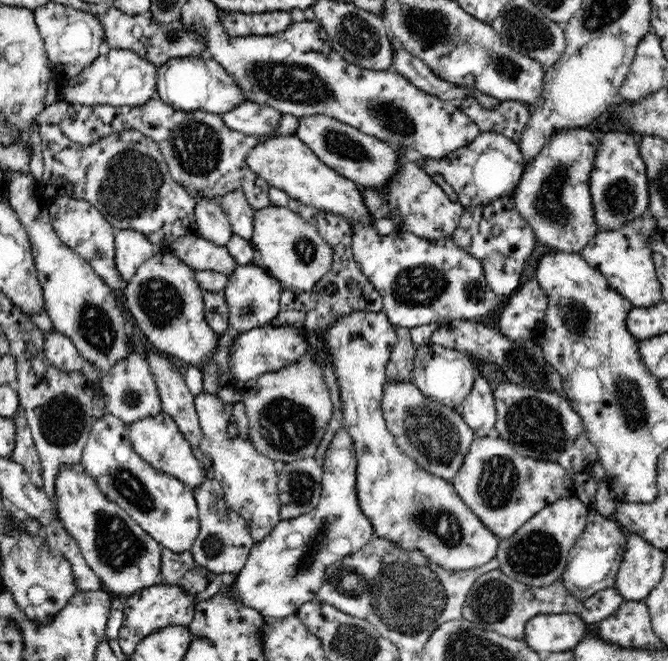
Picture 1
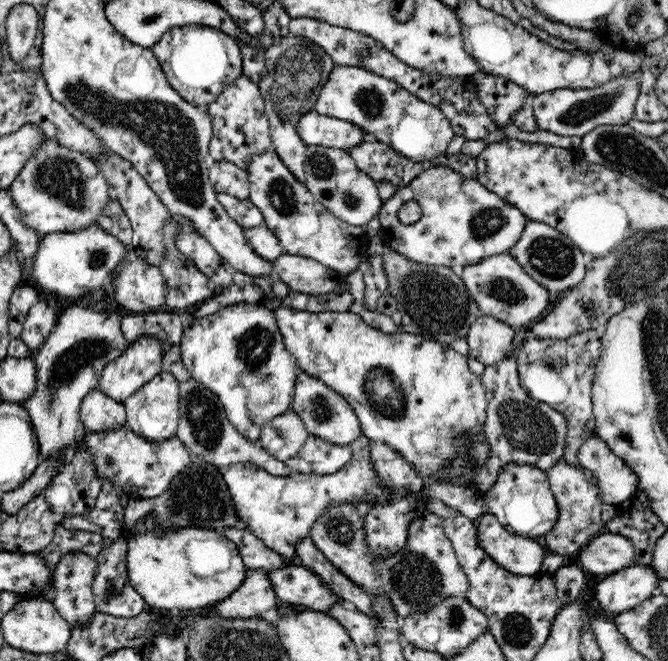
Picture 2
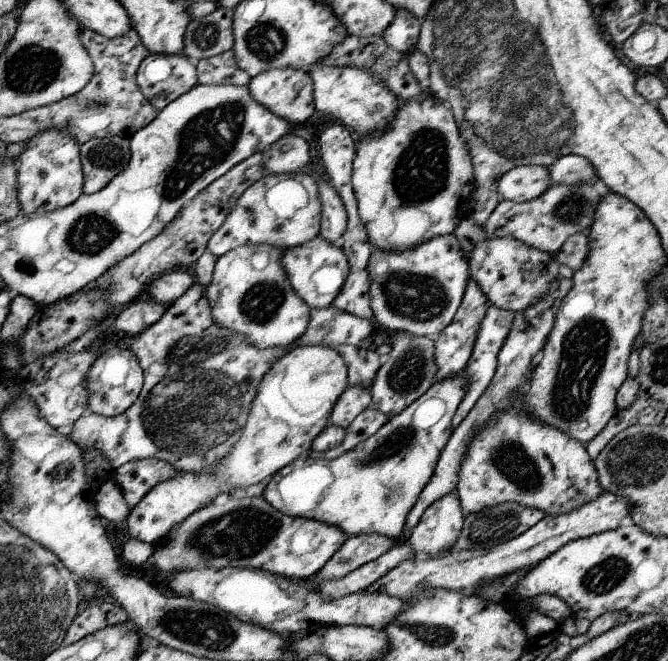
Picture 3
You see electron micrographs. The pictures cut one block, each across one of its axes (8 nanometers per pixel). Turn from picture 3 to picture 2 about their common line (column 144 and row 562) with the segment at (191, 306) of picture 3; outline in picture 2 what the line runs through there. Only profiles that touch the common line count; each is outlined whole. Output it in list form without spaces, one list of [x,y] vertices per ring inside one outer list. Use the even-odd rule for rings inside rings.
[[[364,504],[332,505],[327,513],[316,519],[309,534],[326,559],[350,581],[360,585],[371,598],[388,597],[400,620],[414,614],[426,614],[446,597],[465,596],[469,589],[467,576],[456,558],[441,518],[435,512],[419,516],[408,526],[404,548],[390,556],[374,556],[364,528],[366,511],[361,507]]]

